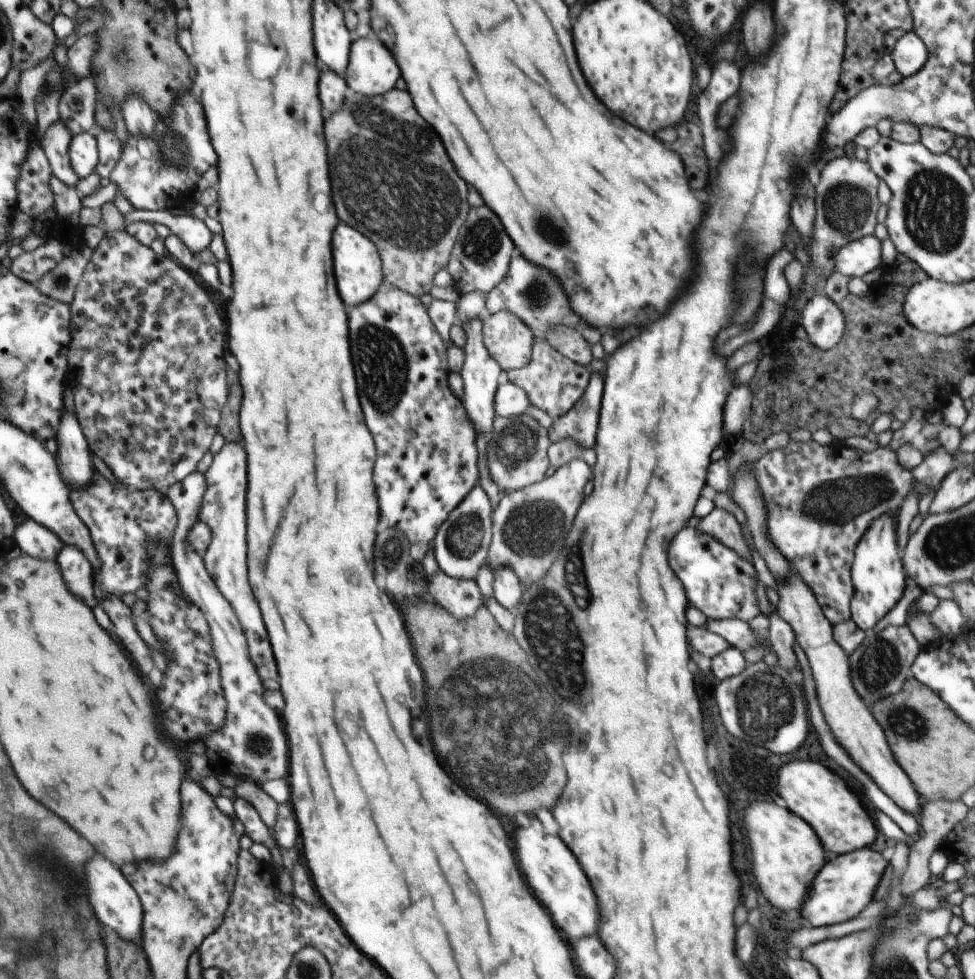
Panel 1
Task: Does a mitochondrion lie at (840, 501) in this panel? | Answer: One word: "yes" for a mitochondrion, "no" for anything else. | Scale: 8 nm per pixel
yes

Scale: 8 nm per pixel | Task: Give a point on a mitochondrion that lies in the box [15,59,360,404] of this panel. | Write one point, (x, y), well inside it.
(175, 151)

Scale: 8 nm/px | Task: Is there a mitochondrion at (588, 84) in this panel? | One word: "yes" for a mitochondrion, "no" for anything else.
no

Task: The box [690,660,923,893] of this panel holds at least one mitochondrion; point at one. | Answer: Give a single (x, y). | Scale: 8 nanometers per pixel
(765, 704)

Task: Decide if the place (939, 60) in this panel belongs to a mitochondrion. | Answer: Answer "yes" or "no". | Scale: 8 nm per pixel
no

